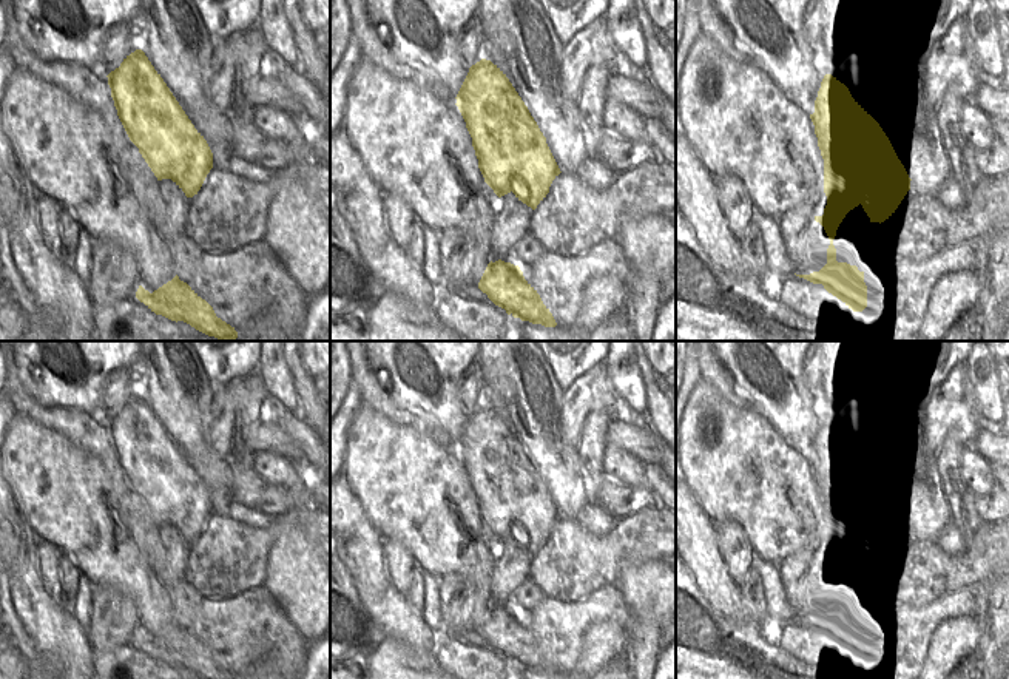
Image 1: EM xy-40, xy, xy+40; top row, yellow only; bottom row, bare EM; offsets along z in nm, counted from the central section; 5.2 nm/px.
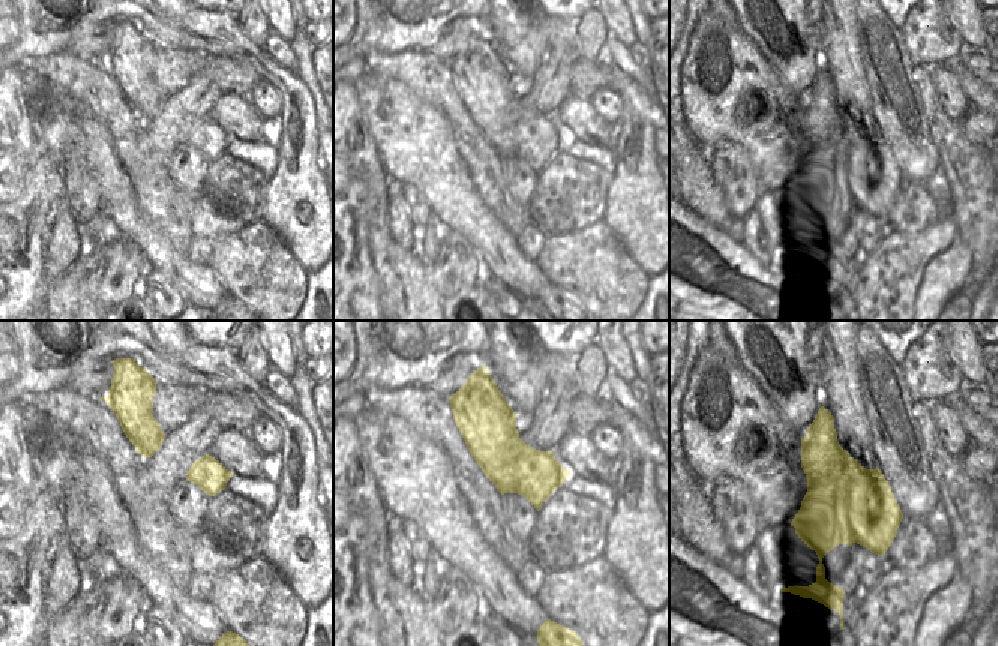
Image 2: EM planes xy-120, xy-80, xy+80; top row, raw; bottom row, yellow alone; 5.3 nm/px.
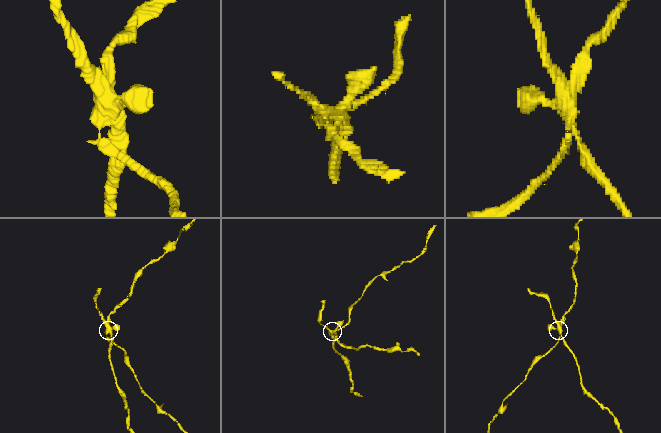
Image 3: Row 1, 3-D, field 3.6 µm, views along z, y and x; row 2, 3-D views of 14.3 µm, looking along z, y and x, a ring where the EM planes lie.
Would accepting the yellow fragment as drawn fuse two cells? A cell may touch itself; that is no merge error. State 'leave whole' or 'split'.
split

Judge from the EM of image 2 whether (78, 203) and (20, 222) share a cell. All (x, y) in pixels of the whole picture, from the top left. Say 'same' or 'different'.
same

